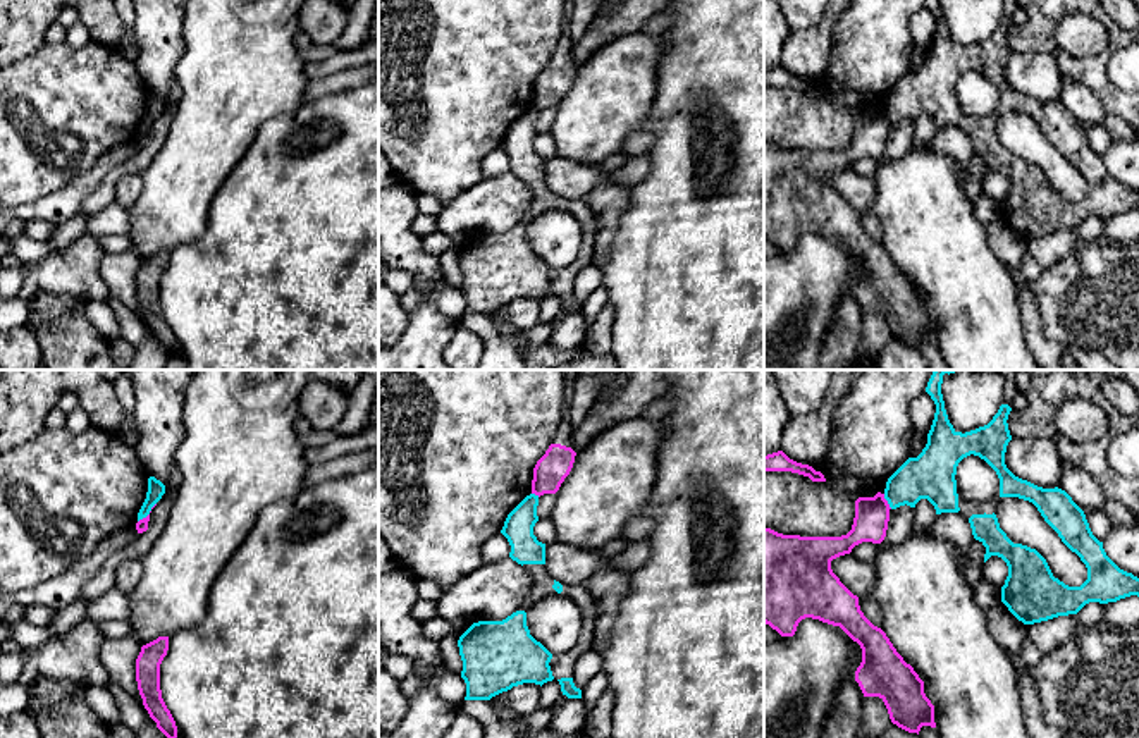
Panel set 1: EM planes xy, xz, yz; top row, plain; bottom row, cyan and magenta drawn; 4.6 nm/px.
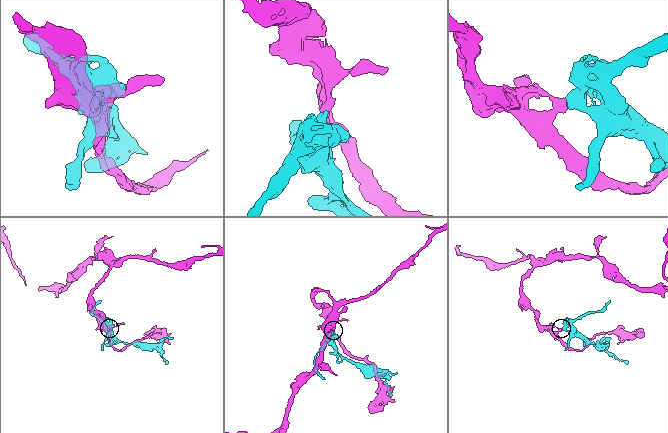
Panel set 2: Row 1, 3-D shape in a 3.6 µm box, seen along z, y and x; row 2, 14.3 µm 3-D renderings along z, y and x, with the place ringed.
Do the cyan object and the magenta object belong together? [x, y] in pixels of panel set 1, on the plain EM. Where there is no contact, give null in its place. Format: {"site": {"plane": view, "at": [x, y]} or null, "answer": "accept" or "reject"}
{"site": {"plane": "yz", "at": [886, 114]}, "answer": "reject"}

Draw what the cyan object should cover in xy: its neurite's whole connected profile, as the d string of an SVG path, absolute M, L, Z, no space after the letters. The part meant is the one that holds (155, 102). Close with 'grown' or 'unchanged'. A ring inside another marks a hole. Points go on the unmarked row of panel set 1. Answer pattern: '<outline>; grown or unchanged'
M150 91L146 114L138 127L138 136L150 129L151 122L162 114L163 108L165 108L165 100L155 91Z; unchanged

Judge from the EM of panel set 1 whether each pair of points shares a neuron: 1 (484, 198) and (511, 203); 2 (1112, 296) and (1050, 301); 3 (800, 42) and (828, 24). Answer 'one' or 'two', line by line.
1: one
2: one
3: one

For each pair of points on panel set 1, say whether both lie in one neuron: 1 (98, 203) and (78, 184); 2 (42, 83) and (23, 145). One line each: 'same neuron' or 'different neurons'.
1: different neurons
2: same neuron

